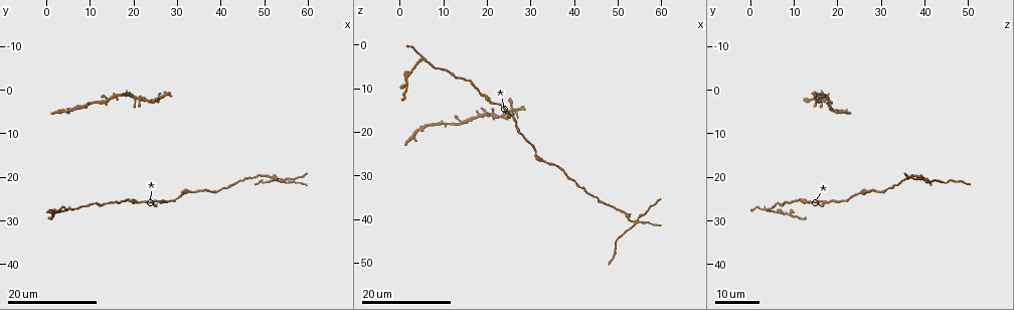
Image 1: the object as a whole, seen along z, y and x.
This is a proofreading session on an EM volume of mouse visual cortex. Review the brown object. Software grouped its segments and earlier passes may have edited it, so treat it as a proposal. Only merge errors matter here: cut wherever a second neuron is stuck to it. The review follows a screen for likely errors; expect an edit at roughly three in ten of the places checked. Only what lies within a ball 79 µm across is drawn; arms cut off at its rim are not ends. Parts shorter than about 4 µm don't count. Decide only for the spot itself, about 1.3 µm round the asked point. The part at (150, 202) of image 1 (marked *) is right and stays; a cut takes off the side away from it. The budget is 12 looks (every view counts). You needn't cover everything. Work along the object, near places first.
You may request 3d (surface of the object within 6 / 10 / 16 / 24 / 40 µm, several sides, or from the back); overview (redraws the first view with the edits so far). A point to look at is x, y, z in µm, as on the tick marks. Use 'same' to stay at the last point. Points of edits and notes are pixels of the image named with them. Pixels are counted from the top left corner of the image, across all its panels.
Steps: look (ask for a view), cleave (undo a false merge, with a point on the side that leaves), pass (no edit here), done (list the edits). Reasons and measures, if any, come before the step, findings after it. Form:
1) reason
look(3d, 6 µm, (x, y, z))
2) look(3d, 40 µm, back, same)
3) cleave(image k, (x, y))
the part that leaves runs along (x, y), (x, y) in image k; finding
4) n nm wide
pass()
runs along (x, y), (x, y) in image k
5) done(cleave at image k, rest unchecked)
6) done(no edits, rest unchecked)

look(3d, 16 µm, (20.5, 25.5, 12.0))

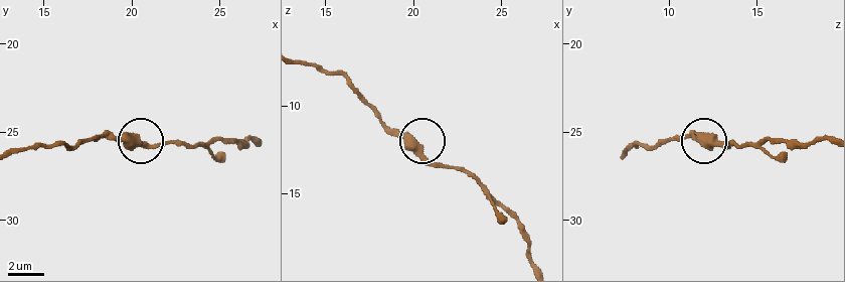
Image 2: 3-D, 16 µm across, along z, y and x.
look(3d, 6 µm, (20.0, 25.2, 12.4))

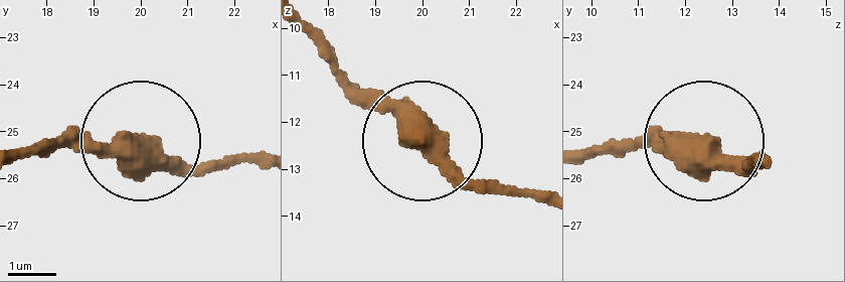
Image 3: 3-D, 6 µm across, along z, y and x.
from behind
look(3d, 6 µm, back, (19.95, 25.20, 12.35))

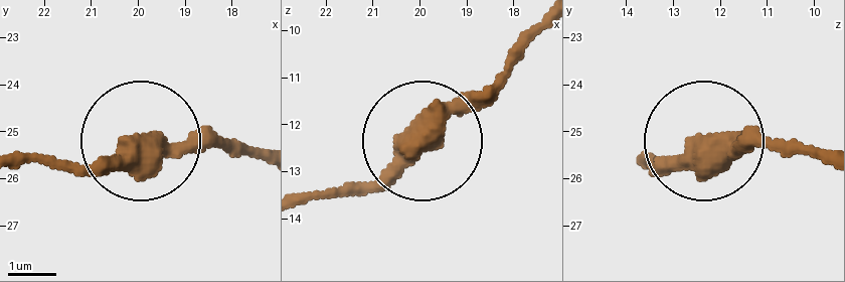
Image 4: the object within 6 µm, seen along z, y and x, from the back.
pass()
runs along (301, 199), (385, 179), (525, 39) in image 4; continuous, no second neuron

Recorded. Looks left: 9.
thick turns thin
look(3d, 24 µm, (43.0, 21.0, 34.5))

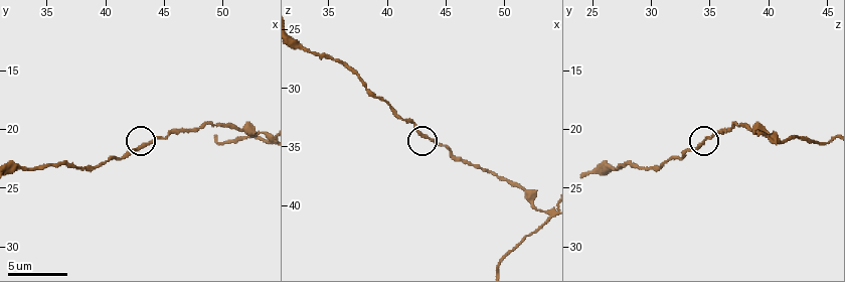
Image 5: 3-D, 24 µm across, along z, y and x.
look(3d, 6 µm, (43.0, 21.6, 34.2))

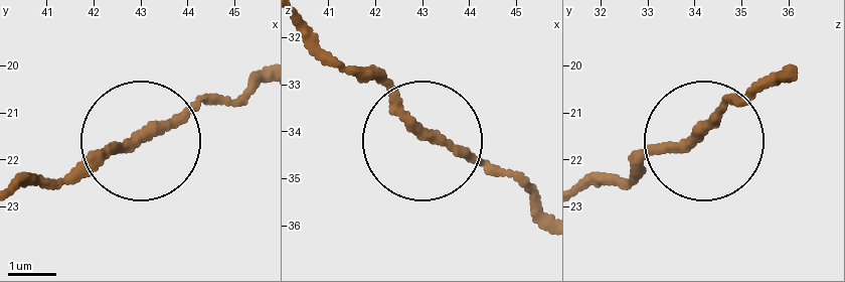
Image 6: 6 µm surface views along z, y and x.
200 nm wide
pass()
runs along (302, 31), (374, 80), (410, 127), (483, 159), (538, 207) in image 6; all the same neuron

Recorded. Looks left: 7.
sudden change in width
look(3d, 6 µm, (50.8, 19.8, 38.2))

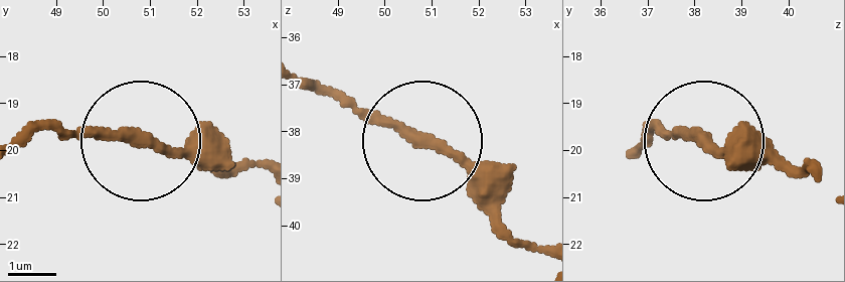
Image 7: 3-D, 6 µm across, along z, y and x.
pass()
runs along (635, 142), (683, 130), (776, 150) in image 7; all the same neuron

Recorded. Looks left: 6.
four or more arms meet
look(3d, 16 µm, (53.5, 21.5, 41.0))

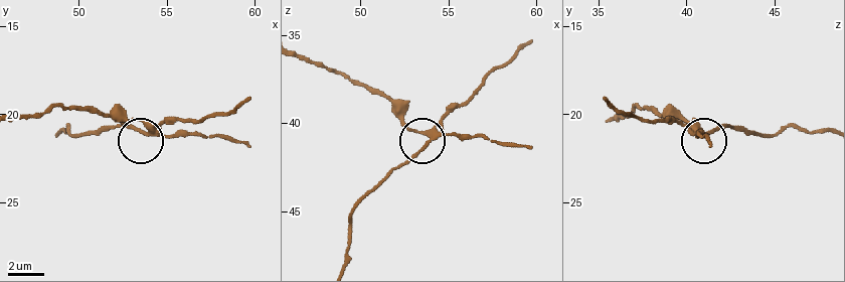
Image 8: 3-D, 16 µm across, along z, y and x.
closer look
look(3d, 10 µm, (53.9, 20.9, 40.9))

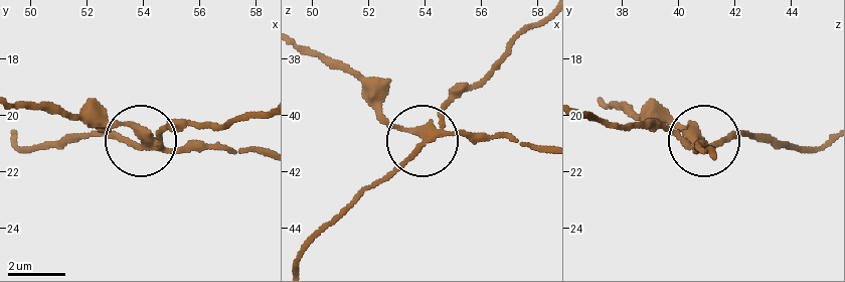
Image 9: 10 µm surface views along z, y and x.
250 nm wide
cleave(image 9, (163, 131))
two neurons meet here

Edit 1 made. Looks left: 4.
look(3d, 10 µm, (32.6, 23.4, 26.4))

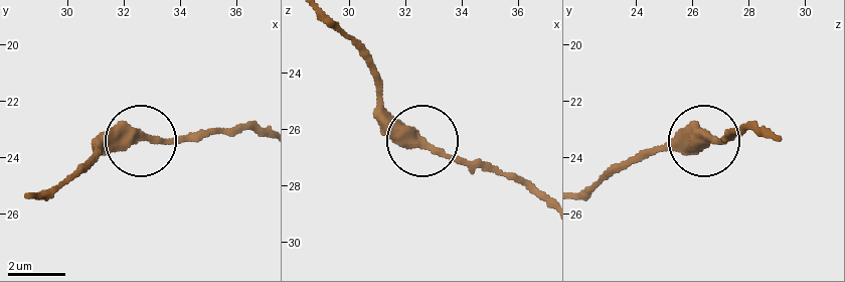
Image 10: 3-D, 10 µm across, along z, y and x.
look(3d, 6 µm, (32.7, 23.2, 26.5))

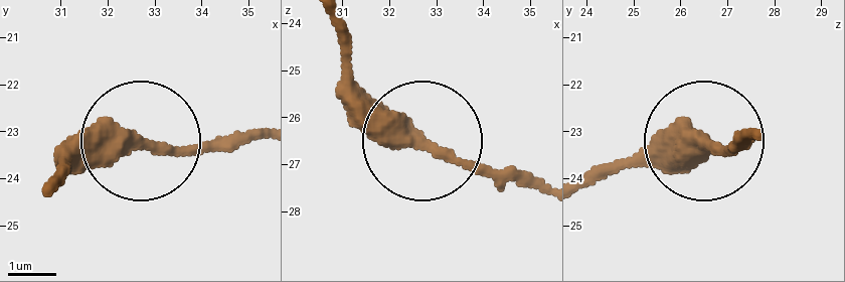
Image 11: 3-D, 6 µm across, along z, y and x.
pass()
runs along (333, 20), (345, 68), (377, 105), (462, 160), (545, 180) in image 11; continuous, no second neuron

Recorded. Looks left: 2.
done(cleave at image 9, rest unchecked)

